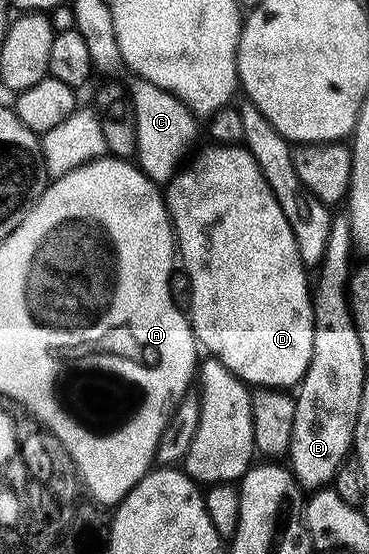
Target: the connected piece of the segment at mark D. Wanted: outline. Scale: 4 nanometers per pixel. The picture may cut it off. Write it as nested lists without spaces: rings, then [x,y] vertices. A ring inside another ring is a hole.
[[[209,145],[209,148],[194,161],[190,167],[182,166],[169,180],[163,191],[165,208],[169,211],[169,222],[173,225],[175,247],[179,252],[179,263],[185,266],[185,275],[189,278],[189,307],[187,315],[191,320],[193,334],[202,348],[209,350],[212,358],[218,359],[233,375],[240,377],[247,385],[260,389],[275,387],[278,389],[293,389],[300,384],[307,373],[307,365],[313,352],[313,300],[311,298],[311,283],[305,280],[306,264],[301,262],[301,254],[295,241],[295,233],[255,157],[244,145]]]

